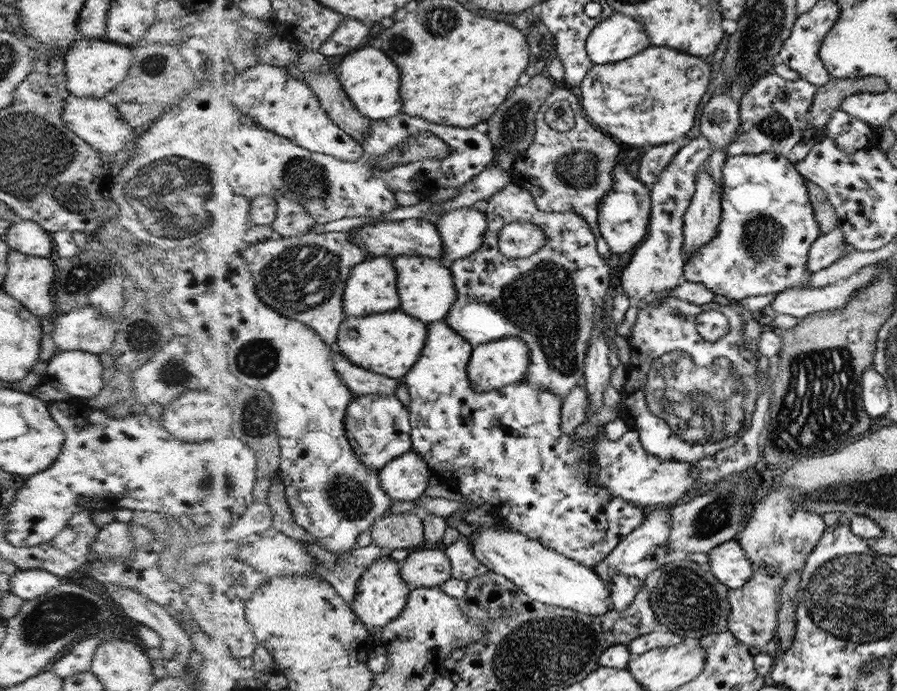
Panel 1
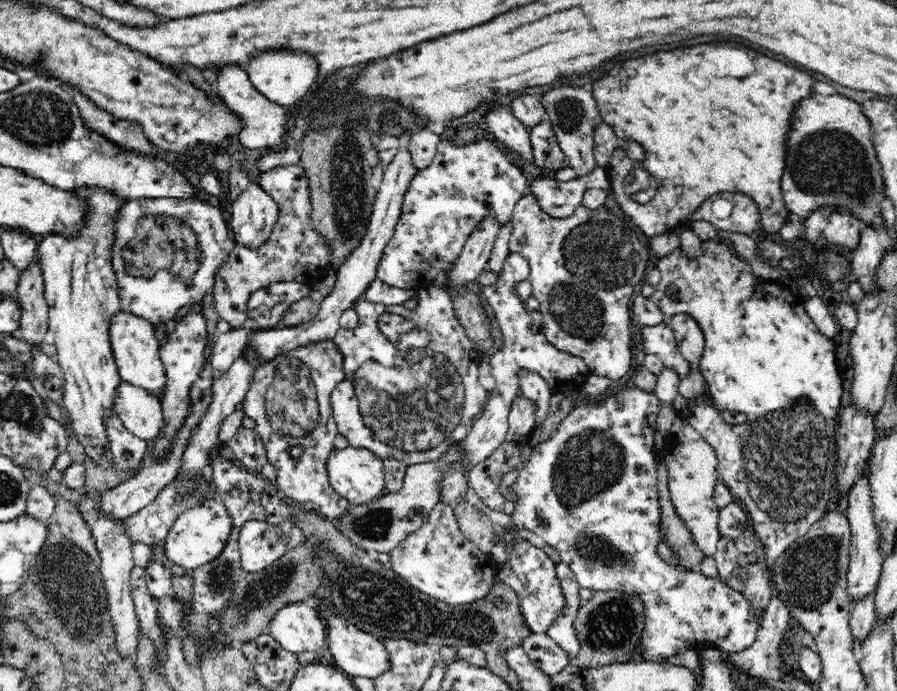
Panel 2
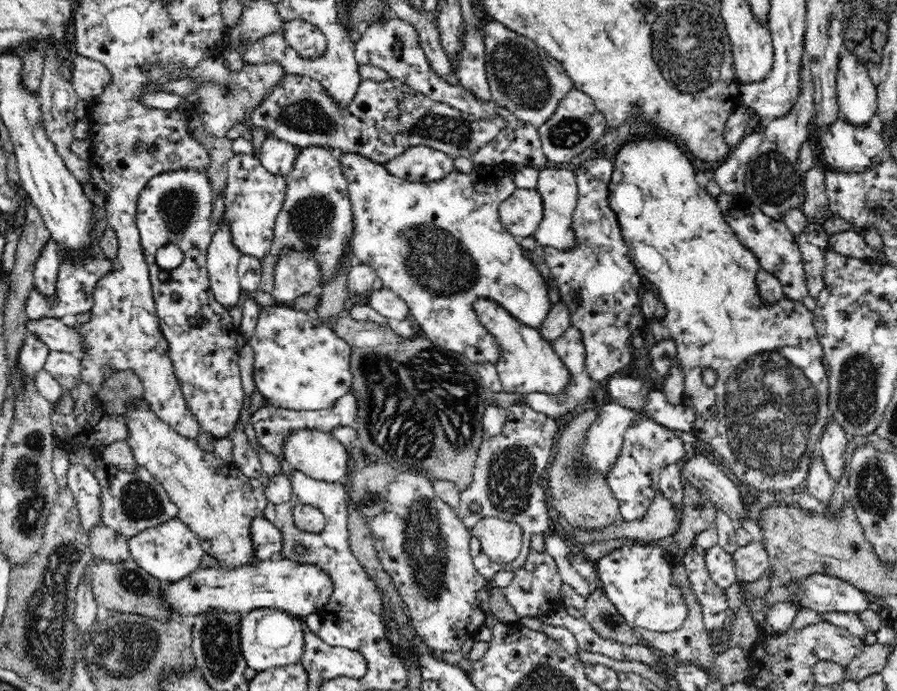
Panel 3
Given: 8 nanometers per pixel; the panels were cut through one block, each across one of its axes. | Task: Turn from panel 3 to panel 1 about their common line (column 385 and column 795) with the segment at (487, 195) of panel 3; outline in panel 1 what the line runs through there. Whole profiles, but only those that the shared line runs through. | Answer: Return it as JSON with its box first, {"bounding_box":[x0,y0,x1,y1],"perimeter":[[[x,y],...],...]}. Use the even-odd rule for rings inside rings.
{"bounding_box":[682,153,822,301],"perimeter":[[[781,153],[729,156],[722,167],[724,188],[721,194],[722,214],[718,234],[685,261],[682,280],[705,284],[714,294],[722,294],[730,300],[738,301],[748,296],[806,286],[806,281],[814,273],[809,270],[810,247],[822,235],[814,216],[807,182],[805,176],[794,167],[794,162]]]}

